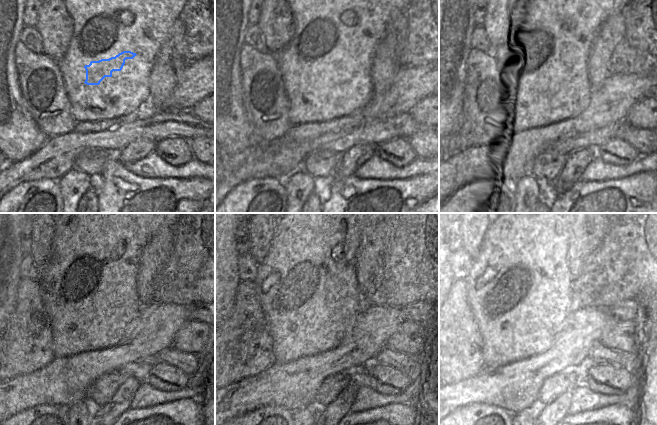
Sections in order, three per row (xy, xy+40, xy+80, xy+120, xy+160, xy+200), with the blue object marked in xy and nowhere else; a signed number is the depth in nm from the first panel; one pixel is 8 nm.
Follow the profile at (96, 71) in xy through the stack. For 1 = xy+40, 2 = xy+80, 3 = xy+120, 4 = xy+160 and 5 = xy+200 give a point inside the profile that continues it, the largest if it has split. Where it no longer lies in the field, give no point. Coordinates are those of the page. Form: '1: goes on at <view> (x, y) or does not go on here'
1: goes on at xy+40 (333, 68)
2: goes on at xy+80 (561, 72)
3: goes on at xy+120 (114, 296)
4: goes on at xy+160 (338, 296)
5: goes on at xy+200 (565, 301)

